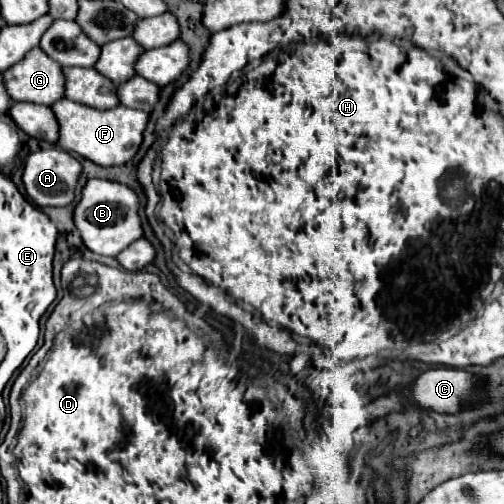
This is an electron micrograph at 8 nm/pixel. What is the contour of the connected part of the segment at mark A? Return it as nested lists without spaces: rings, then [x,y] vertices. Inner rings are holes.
[[[57,147],[53,149],[41,149],[31,153],[25,159],[25,167],[23,167],[23,185],[27,195],[31,197],[31,201],[37,207],[61,207],[61,205],[69,205],[75,197],[75,185],[77,179],[81,175],[81,165],[77,159],[73,159],[69,153],[65,151],[57,151]]]

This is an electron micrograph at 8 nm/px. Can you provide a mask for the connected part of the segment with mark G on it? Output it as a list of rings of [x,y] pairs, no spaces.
[[[39,47],[25,53],[21,63],[1,71],[5,89],[13,101],[53,105],[63,97],[65,77],[61,65],[47,57]]]

